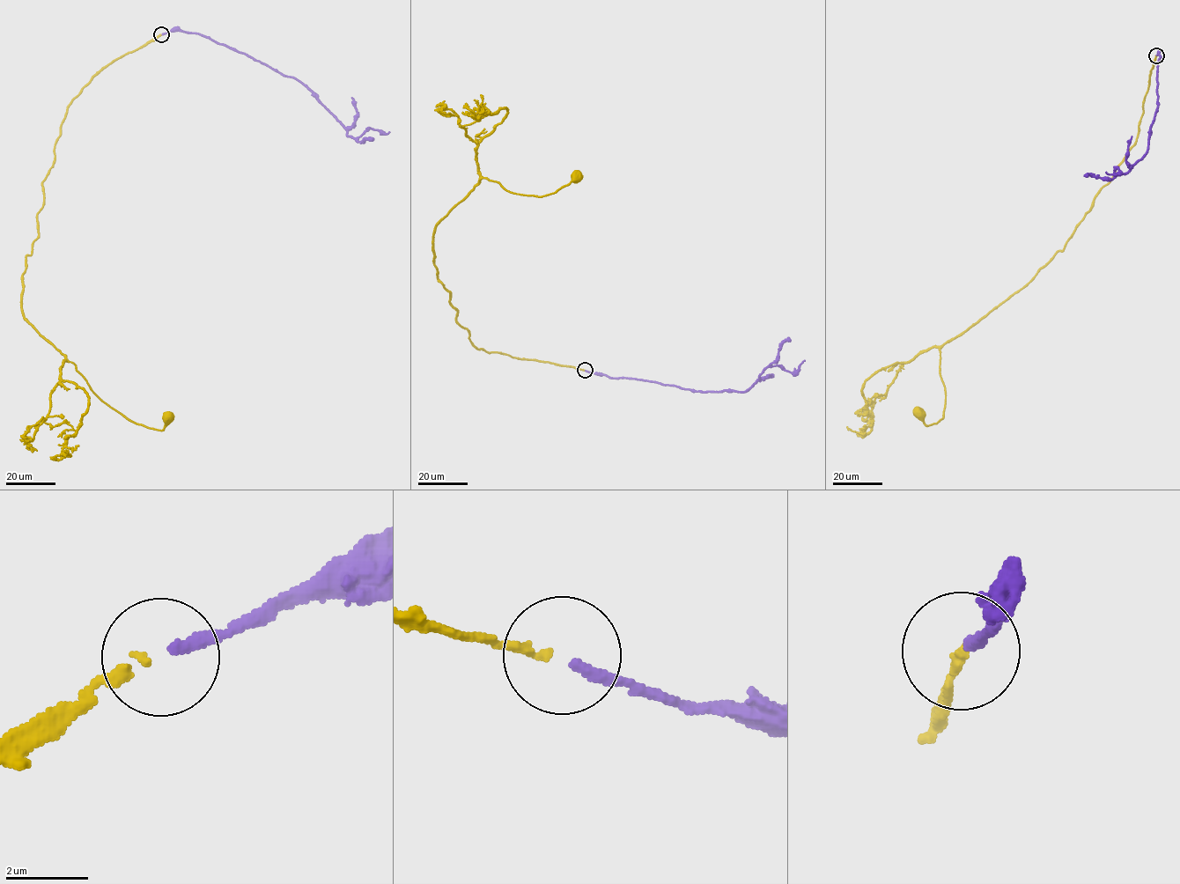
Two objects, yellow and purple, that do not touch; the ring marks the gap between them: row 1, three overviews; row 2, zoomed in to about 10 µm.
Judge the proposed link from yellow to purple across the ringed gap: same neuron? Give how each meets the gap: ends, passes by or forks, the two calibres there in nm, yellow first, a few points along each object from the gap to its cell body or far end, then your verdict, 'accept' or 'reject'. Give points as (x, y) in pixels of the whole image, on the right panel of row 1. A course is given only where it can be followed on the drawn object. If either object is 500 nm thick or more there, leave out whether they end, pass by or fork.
yellow ends | purple ends | 110/300 nm | yellow via (1156, 55), (1135, 144), (1064, 248), (1034, 278), (940, 348), (943, 417), (927, 425), (917, 412) | purple via (1156, 55), (1157, 109), (1147, 152), (1126, 173), (1106, 172) | accept

